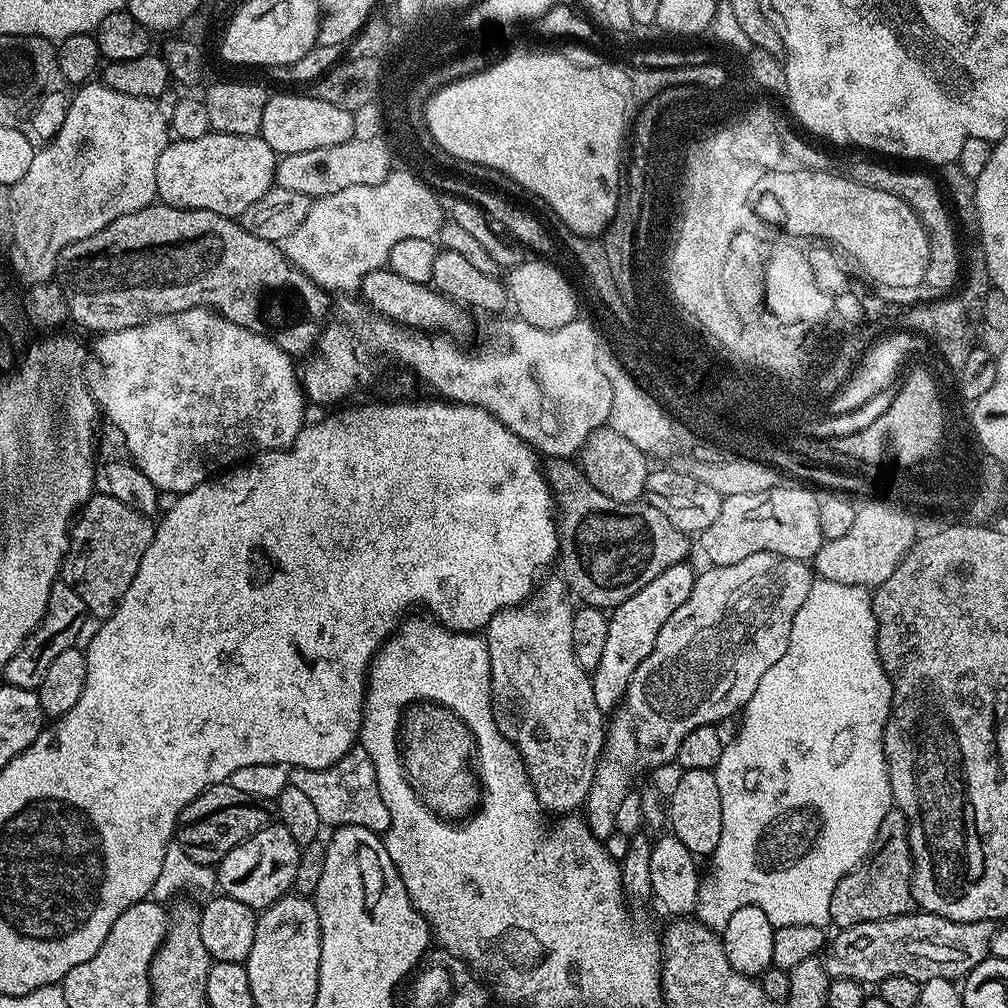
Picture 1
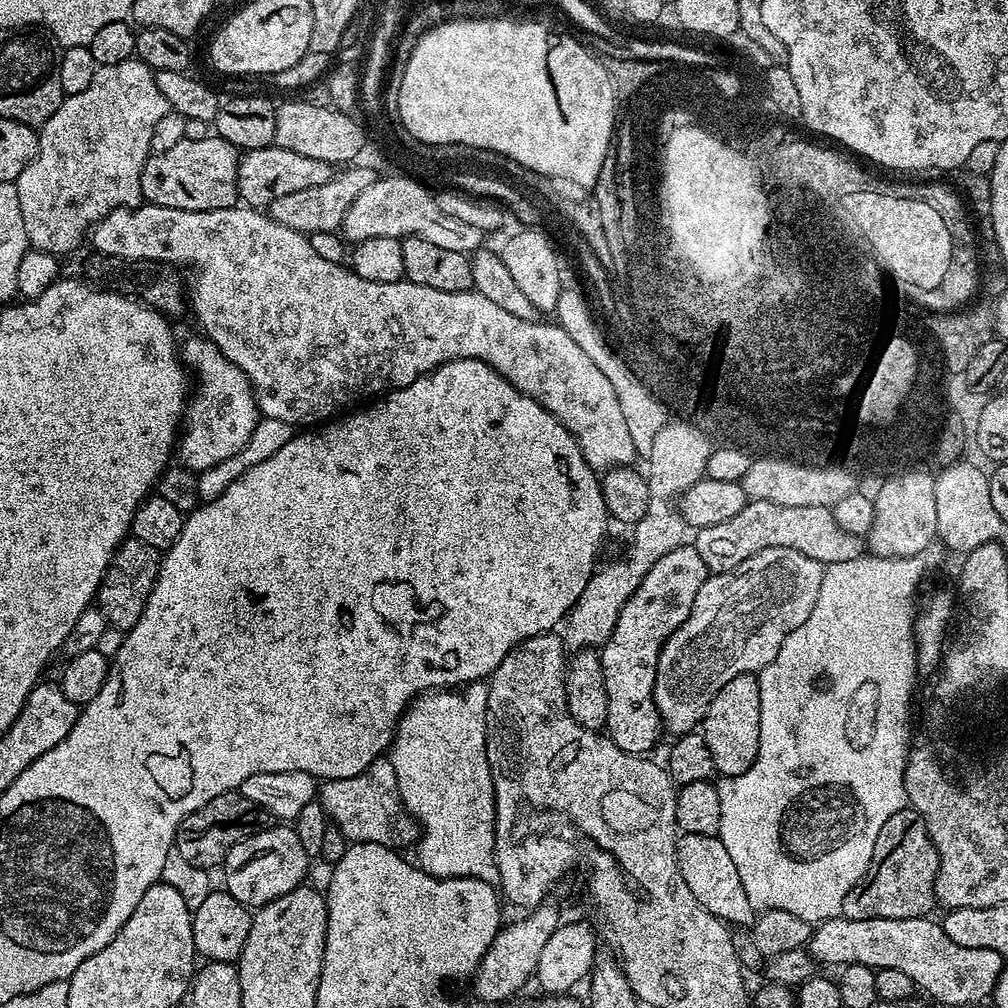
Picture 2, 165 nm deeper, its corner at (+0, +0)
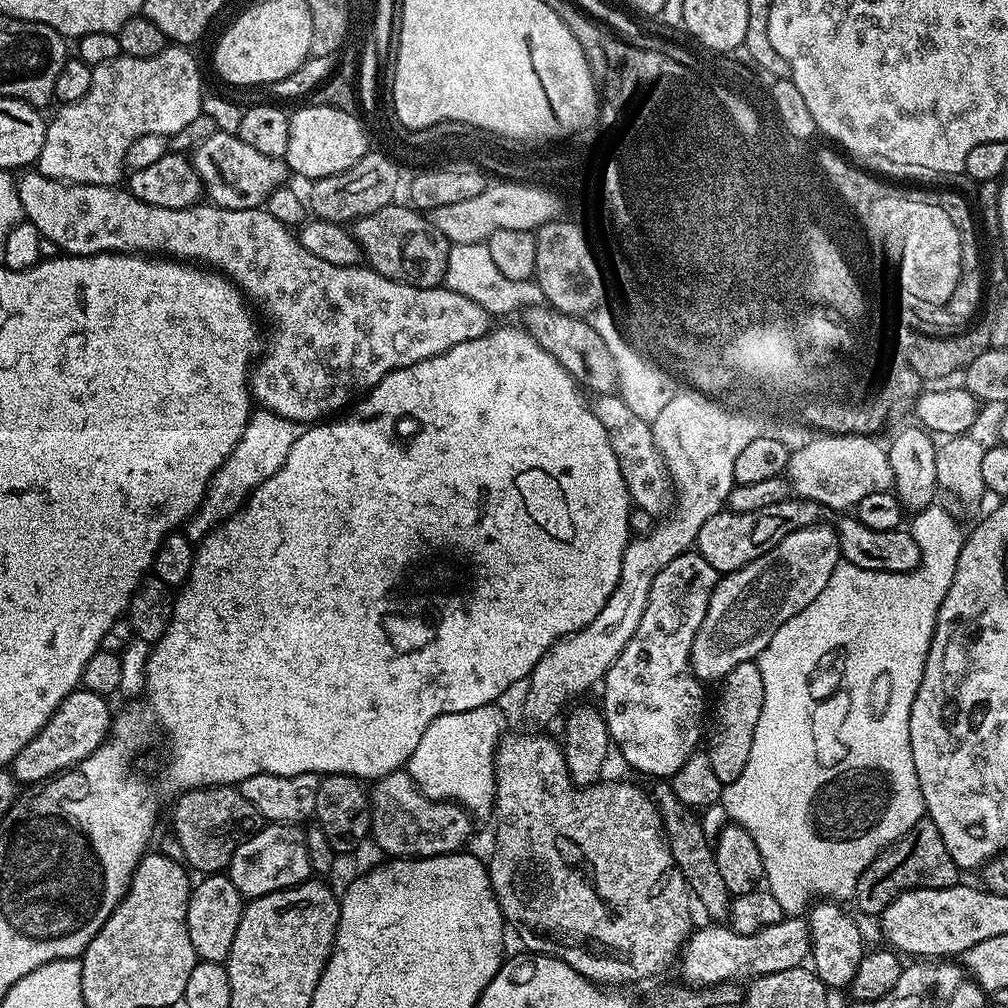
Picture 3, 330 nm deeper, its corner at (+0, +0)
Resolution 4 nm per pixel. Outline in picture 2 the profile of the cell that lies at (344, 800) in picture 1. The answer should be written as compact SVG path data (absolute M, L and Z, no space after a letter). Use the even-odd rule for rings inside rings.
M391 759L370 762L370 766L354 778L323 781L318 788L318 802L324 807L329 821L349 842L377 844L397 850L411 849L417 843L418 825L400 803L398 778Z

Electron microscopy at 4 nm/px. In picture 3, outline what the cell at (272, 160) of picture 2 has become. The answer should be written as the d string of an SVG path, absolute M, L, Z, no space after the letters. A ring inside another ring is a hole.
M216 131L197 145L191 153L192 169L198 174L202 192L217 208L246 210L261 207L275 188L283 185L290 176L283 159L266 154L258 154L251 146L246 146L239 135Z

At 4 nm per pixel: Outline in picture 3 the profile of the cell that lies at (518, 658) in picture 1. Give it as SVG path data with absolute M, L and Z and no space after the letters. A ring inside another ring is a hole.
M501 735L496 745L496 802L494 805L494 827L497 834L497 849L488 865L488 877L496 895L505 921L520 928L520 940L529 952L551 954L566 966L578 970L588 980L595 980L601 986L624 986L631 980L640 980L643 976L652 976L660 972L668 963L679 957L684 941L690 935L688 928L688 908L684 903L690 900L688 883L682 878L682 870L668 853L668 841L664 839L664 823L660 821L660 810L655 799L648 796L636 784L623 784L620 780L612 780L609 784L597 782L587 786L572 783L572 775L564 761L564 749L548 736L508 736Z

